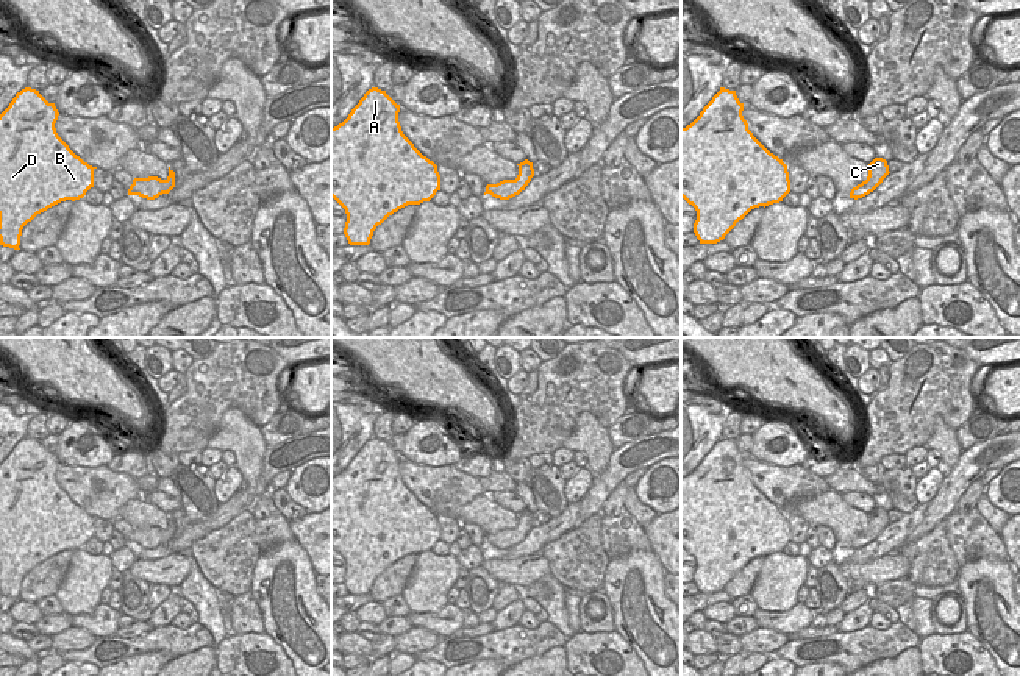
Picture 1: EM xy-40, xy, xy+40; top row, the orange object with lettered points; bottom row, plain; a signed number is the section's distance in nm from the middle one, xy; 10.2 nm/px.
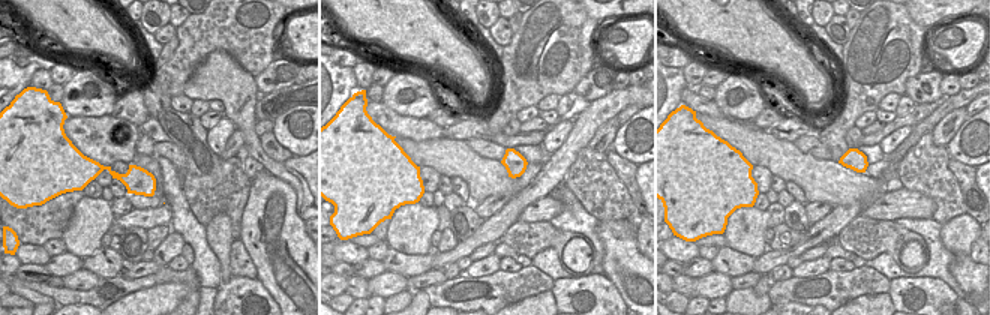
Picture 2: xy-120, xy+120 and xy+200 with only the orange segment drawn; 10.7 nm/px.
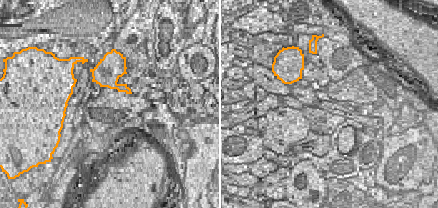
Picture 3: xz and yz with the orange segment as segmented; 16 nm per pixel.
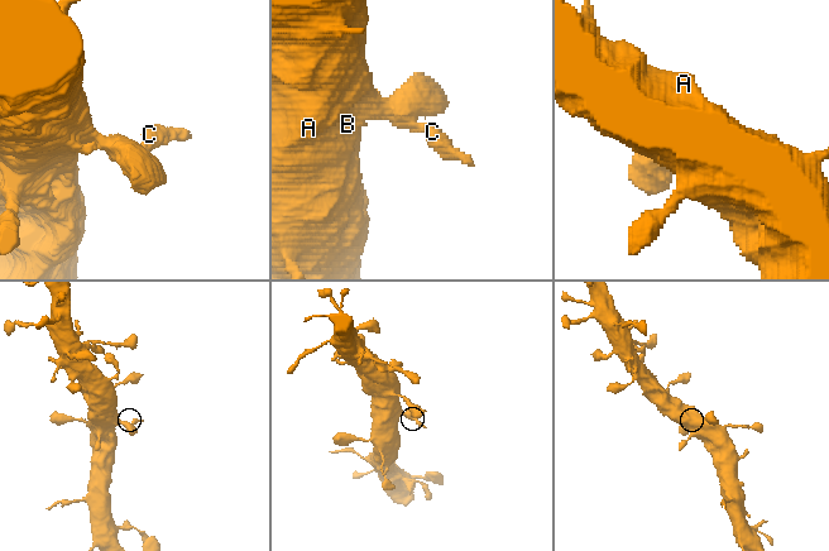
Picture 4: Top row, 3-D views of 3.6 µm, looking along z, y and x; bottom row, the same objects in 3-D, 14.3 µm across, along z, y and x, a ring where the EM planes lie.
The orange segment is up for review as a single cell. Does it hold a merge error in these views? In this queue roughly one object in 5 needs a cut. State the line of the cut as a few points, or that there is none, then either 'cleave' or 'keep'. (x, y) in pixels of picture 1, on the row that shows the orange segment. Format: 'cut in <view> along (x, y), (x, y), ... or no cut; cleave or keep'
no cut; keep

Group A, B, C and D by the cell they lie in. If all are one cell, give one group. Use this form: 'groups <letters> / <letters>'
groups A B C D

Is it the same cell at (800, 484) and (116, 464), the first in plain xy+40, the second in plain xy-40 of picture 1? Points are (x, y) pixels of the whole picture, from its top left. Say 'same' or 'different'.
different

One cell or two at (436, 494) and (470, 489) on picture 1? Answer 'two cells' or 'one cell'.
one cell

